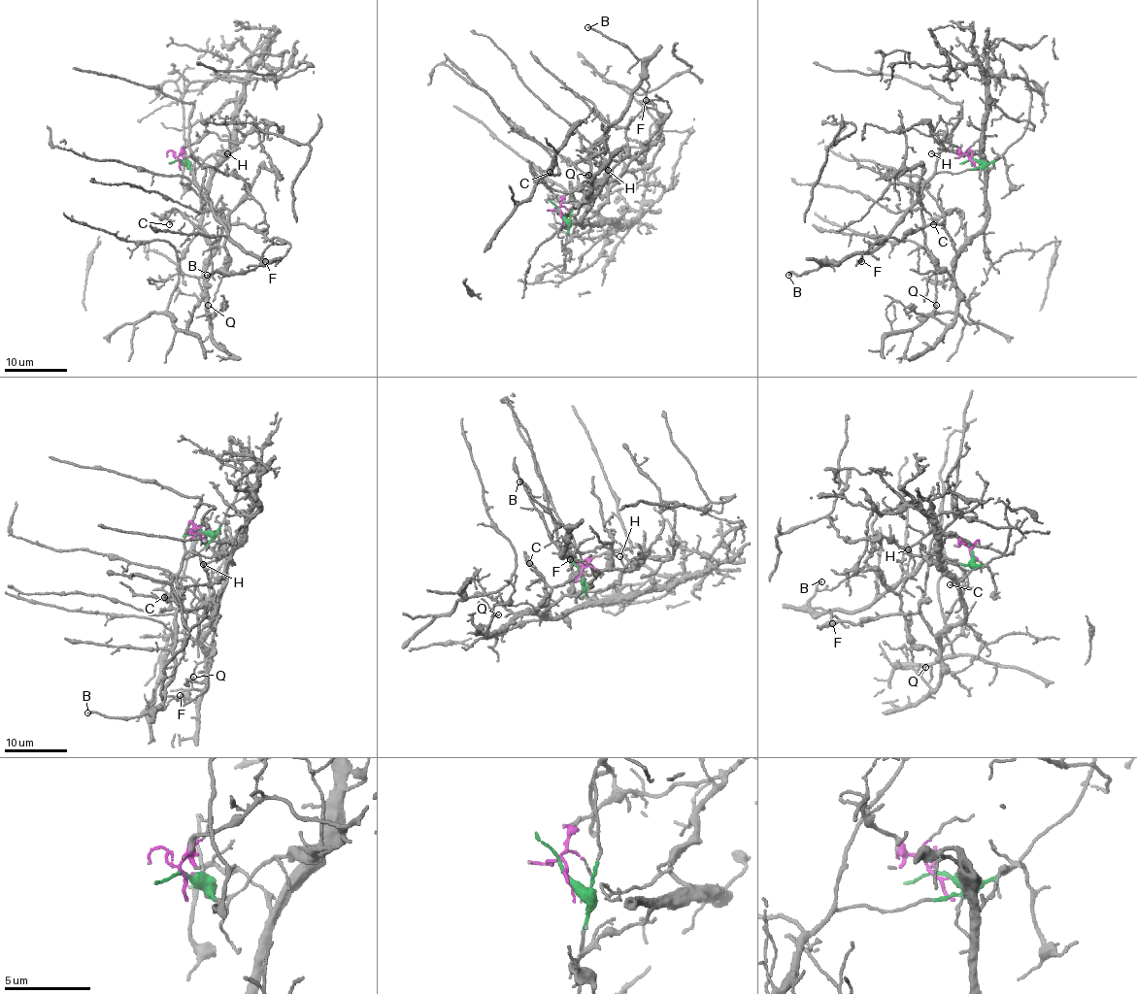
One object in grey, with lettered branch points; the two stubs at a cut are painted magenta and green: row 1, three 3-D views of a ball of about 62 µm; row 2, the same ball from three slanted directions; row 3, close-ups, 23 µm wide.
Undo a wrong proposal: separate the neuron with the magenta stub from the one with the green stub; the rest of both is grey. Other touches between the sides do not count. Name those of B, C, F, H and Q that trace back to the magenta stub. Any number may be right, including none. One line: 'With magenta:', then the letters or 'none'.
With magenta: C, F, H, Q

